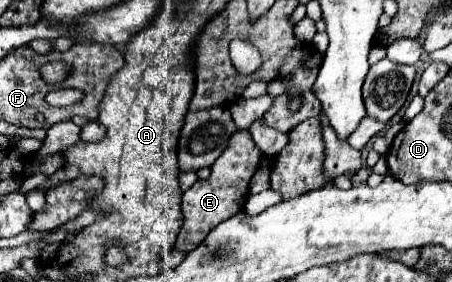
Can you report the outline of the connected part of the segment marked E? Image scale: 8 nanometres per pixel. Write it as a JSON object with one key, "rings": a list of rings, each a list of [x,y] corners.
{"rings":[[[237,131],[229,137],[225,151],[219,155],[219,159],[211,167],[211,177],[207,181],[197,181],[195,185],[191,185],[183,193],[181,207],[183,207],[185,219],[183,219],[183,227],[177,235],[175,249],[185,251],[185,253],[195,249],[209,235],[209,231],[213,227],[227,221],[229,217],[233,217],[235,213],[239,213],[245,207],[245,201],[247,201],[245,195],[247,195],[249,179],[257,171],[261,159],[263,159],[263,155],[247,131],[245,133]]]}

